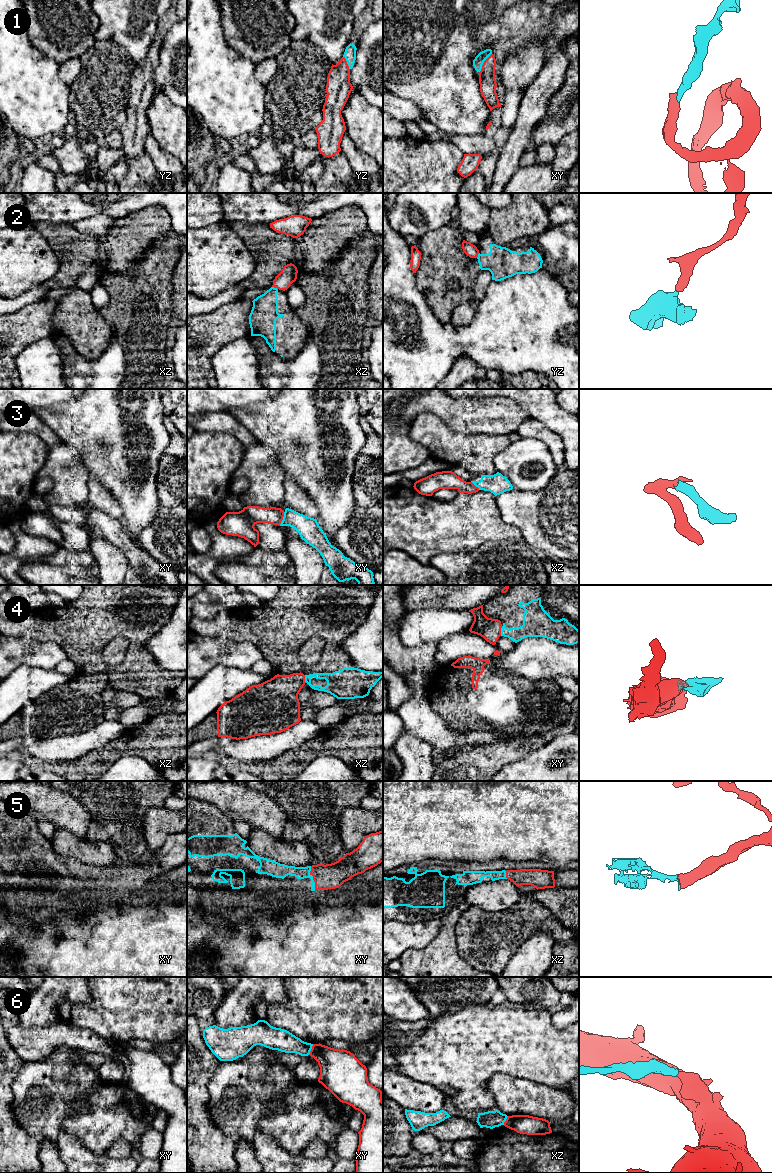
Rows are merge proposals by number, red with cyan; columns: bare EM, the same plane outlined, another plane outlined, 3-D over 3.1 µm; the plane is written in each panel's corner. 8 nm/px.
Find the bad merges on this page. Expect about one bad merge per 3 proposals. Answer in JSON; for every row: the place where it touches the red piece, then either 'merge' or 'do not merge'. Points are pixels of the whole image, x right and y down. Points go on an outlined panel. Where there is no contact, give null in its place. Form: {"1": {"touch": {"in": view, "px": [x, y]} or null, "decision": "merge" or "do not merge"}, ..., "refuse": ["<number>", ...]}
{"1": {"touch": {"in": "xy", "px": [483, 63]}, "decision": "merge"}, "2": {"touch": {"in": "xz", "px": [275, 287]}, "decision": "do not merge"}, "3": {"touch": {"in": "xy", "px": [282, 519]}, "decision": "do not merge"}, "4": {"touch": {"in": "xy", "px": [500, 631]}, "decision": "do not merge"}, "5": {"touch": {"in": "xy", "px": [313, 878]}, "decision": "merge"}, "6": {"touch": {"in": "xy", "px": [311, 1049]}, "decision": "do not merge"}, "refuse": ["2", "3", "4", "6"]}

